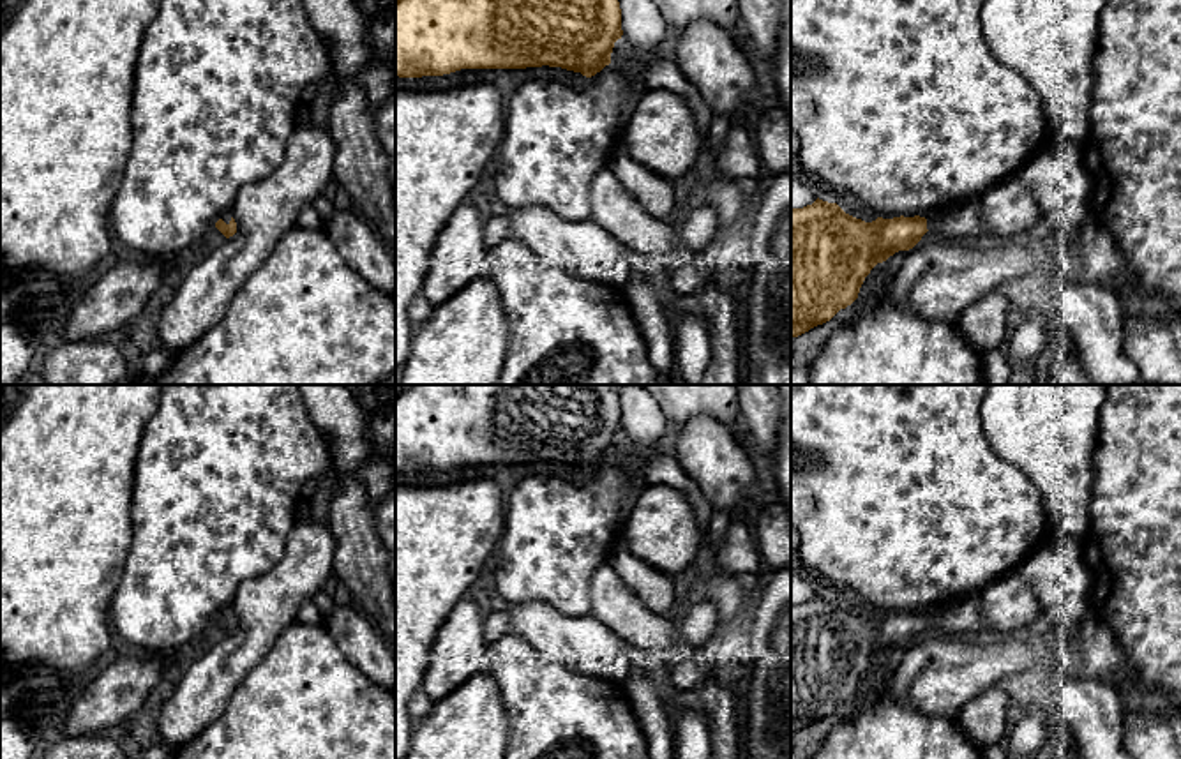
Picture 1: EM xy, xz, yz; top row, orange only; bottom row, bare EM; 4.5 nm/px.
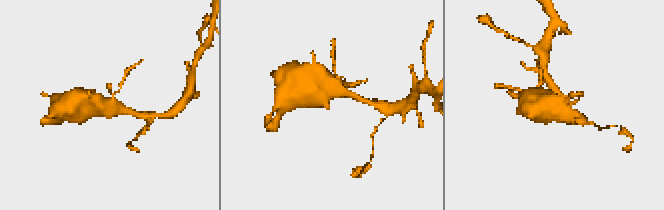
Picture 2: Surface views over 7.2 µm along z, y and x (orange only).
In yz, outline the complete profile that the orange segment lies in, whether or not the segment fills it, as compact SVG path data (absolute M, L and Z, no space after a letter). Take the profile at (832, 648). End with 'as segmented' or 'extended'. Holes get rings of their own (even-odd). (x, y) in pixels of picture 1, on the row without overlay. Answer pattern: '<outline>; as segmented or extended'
M819 593L791 604L791 734L851 701L877 658L913 644L927 627L941 635L985 637L980 593L927 612L877 612L872 618Z; extended

